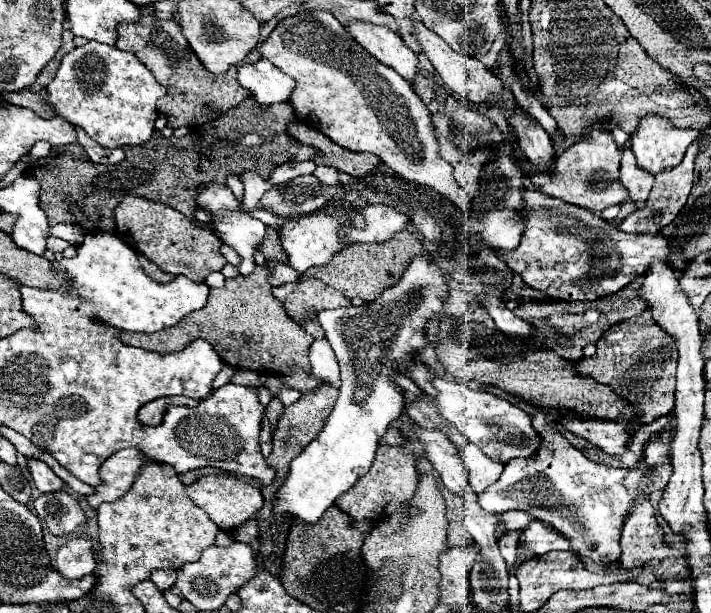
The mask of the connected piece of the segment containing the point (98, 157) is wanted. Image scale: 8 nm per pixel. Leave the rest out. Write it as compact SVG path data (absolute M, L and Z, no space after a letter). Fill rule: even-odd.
M76 128L76 134L78 134L78 144L84 146L84 150L88 152L92 162L98 162L98 164L118 164L118 162L124 160L122 148L104 148L98 142L94 142L82 128Z

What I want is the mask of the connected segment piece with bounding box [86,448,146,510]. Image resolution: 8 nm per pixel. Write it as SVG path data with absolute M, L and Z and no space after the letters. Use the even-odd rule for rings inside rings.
M126 448L126 450L112 454L100 466L102 484L96 486L96 492L86 498L88 506L96 510L102 502L116 502L118 498L122 498L132 486L140 466L144 464L146 460L142 452L138 452L136 448Z

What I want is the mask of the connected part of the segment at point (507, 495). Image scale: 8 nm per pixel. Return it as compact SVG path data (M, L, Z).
M484 386L486 392L496 394L500 398L506 398L508 402L516 404L518 408L522 408L524 412L528 412L532 416L532 426L536 430L536 434L540 436L540 448L536 450L536 454L532 458L516 458L512 462L508 462L504 466L502 476L488 486L482 494L478 494L478 504L484 510L522 510L528 512L532 518L552 526L554 530L558 530L562 536L566 536L572 544L572 550L580 556L580 560L584 562L584 566L594 572L594 574L606 574L606 570L610 566L620 566L620 534L624 528L624 522L628 520L628 516L634 510L634 500L638 496L650 496L656 490L664 490L670 474L672 474L672 440L676 434L676 422L668 420L666 426L662 428L662 432L658 434L658 438L654 438L652 442L648 442L642 458L634 464L634 468L614 468L614 466L606 466L606 464L596 464L592 460L588 460L580 450L576 450L556 428L556 416L552 412L548 412L542 406L530 404L526 400L522 400L520 396L512 396L506 390L494 388L494 386Z

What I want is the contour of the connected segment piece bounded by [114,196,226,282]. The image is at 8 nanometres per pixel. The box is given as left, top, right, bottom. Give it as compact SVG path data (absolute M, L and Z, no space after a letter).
M126 196L116 206L114 218L116 218L116 236L126 244L134 246L136 252L144 254L164 272L184 274L192 282L204 282L210 272L222 270L226 264L226 258L220 254L222 246L220 238L216 238L212 230L192 224L182 212L166 204Z

